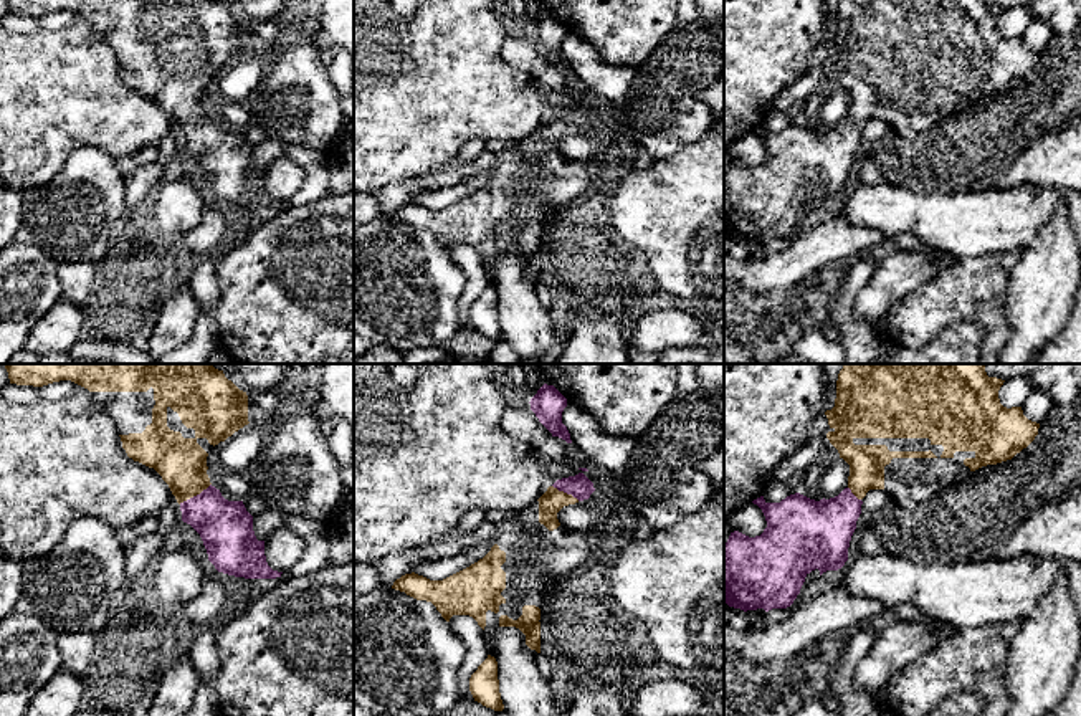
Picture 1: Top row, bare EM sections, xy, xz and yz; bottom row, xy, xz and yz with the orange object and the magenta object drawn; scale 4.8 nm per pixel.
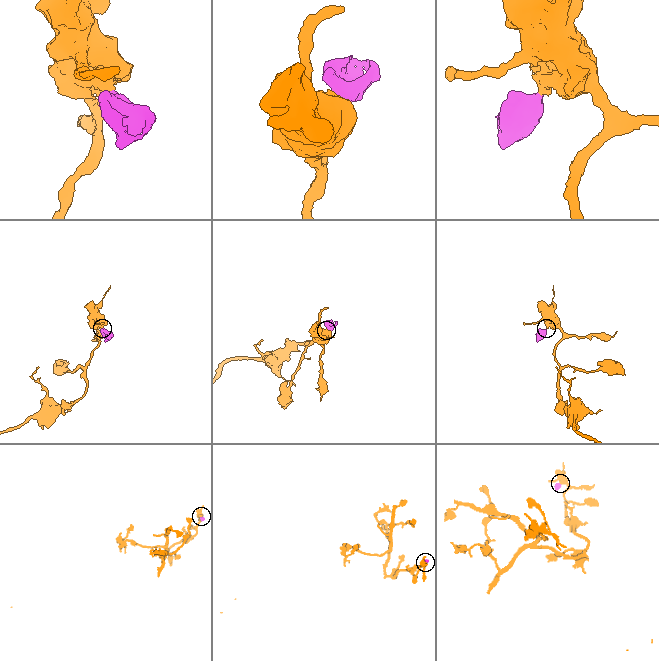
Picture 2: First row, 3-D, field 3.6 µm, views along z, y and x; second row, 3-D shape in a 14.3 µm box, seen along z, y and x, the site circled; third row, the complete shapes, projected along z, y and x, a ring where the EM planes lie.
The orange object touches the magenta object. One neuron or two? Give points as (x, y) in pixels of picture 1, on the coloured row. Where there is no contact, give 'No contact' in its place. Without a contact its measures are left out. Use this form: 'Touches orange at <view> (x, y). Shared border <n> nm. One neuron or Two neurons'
Touches orange at xy (194, 495). Shared border 190 nm. One neuron

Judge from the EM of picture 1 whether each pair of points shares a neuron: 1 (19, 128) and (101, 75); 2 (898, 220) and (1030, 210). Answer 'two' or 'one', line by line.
1: one
2: one

